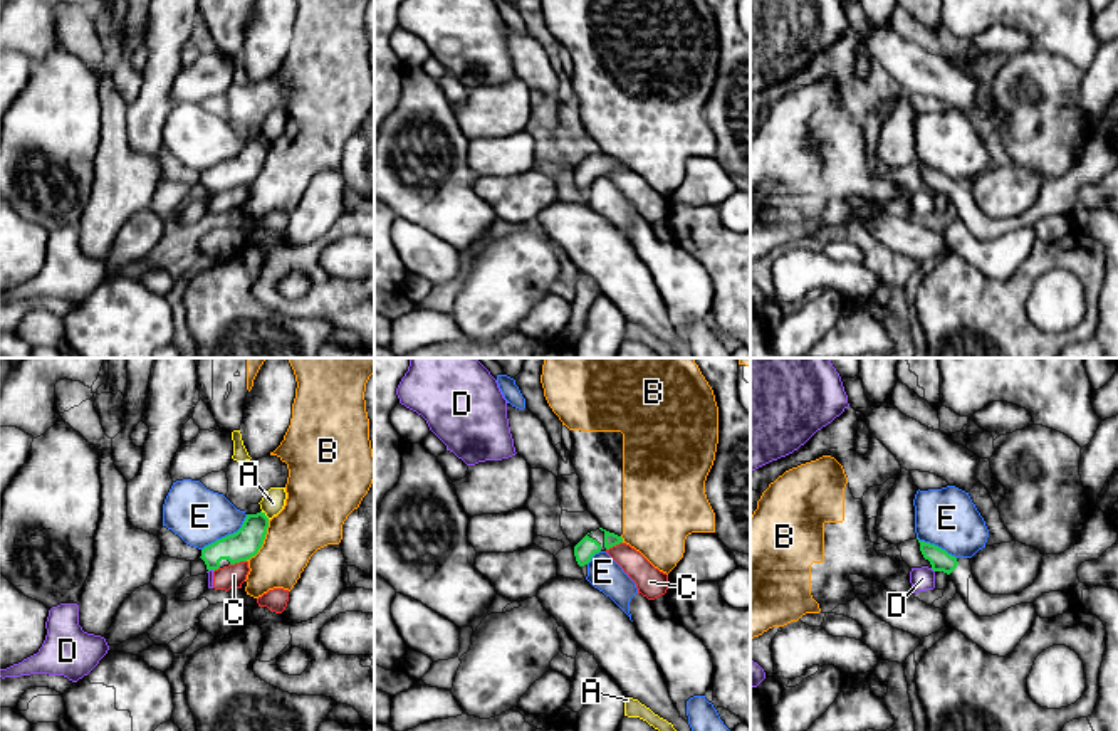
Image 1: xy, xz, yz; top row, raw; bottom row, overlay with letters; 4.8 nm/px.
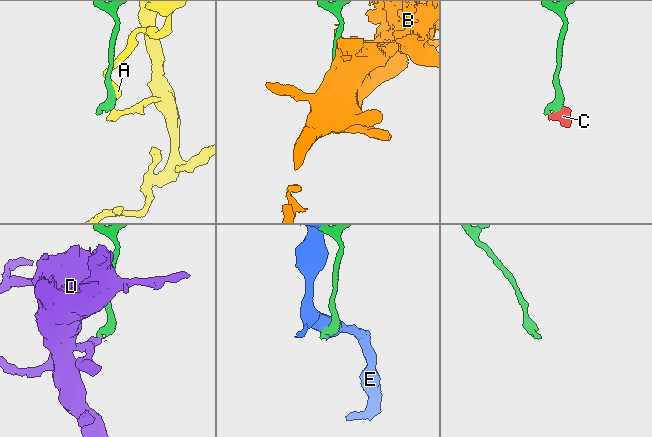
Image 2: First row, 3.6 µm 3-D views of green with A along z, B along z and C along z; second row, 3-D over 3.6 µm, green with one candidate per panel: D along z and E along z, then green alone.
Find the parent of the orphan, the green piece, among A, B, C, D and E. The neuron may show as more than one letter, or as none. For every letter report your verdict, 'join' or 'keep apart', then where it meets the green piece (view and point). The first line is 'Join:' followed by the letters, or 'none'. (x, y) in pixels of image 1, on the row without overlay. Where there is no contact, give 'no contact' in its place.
Join: none
A: keep apart; contact xy (264, 138)
B: keep apart; contact xy (262, 165)
C: keep apart; contact xy (237, 185)
D: keep apart; contact xy (210, 192)
E: keep apart; contact xy (229, 158)

